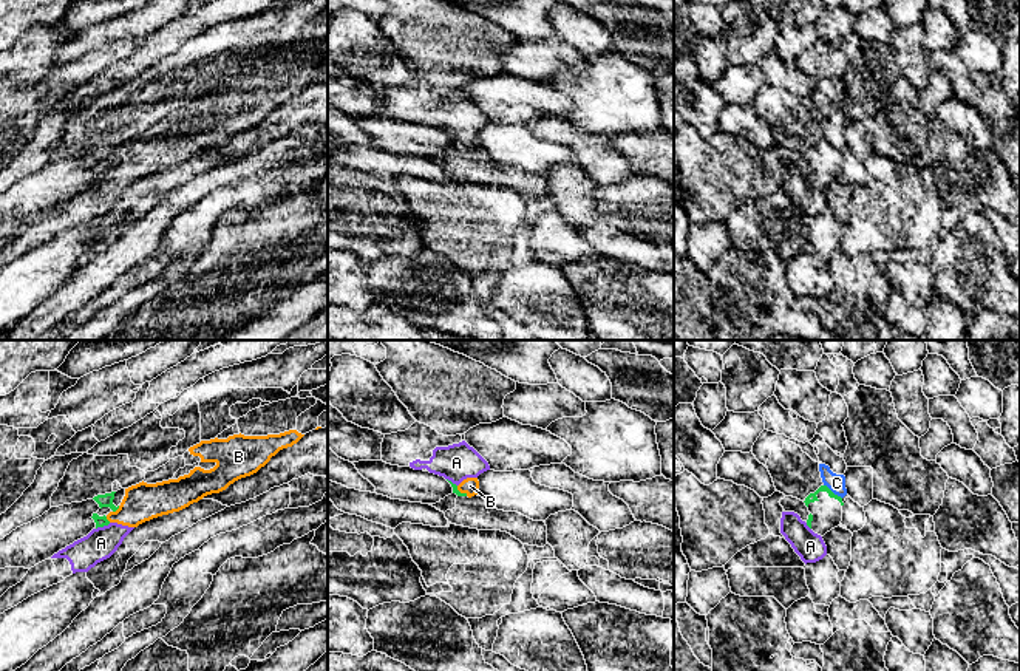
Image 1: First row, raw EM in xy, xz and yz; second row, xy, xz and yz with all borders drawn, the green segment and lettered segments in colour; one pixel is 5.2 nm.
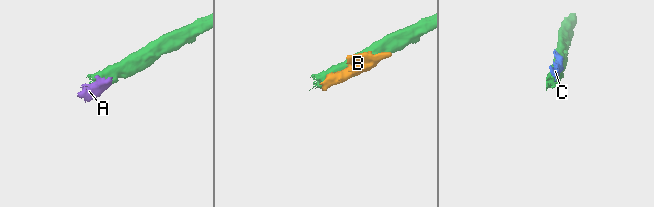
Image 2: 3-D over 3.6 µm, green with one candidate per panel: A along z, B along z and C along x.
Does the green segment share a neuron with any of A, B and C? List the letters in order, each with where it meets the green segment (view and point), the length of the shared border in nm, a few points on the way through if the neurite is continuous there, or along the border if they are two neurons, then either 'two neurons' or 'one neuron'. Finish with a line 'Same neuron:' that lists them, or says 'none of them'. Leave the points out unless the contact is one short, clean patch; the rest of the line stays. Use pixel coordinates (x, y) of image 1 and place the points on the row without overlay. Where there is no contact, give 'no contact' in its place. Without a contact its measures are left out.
A: meets green in xy at (102, 180); contact 90 nm long; border along xy (110, 177), (96, 183); two neurons
B: meets green in xy at (116, 163); contact 50 nm long; two neurons
C: meets green in yz at (832, 146); contact 120 nm long; border along yz (824, 138), (841, 152); two neurons
Same neuron: none of them

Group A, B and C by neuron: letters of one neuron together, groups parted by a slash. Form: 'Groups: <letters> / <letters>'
Groups: A B / C

